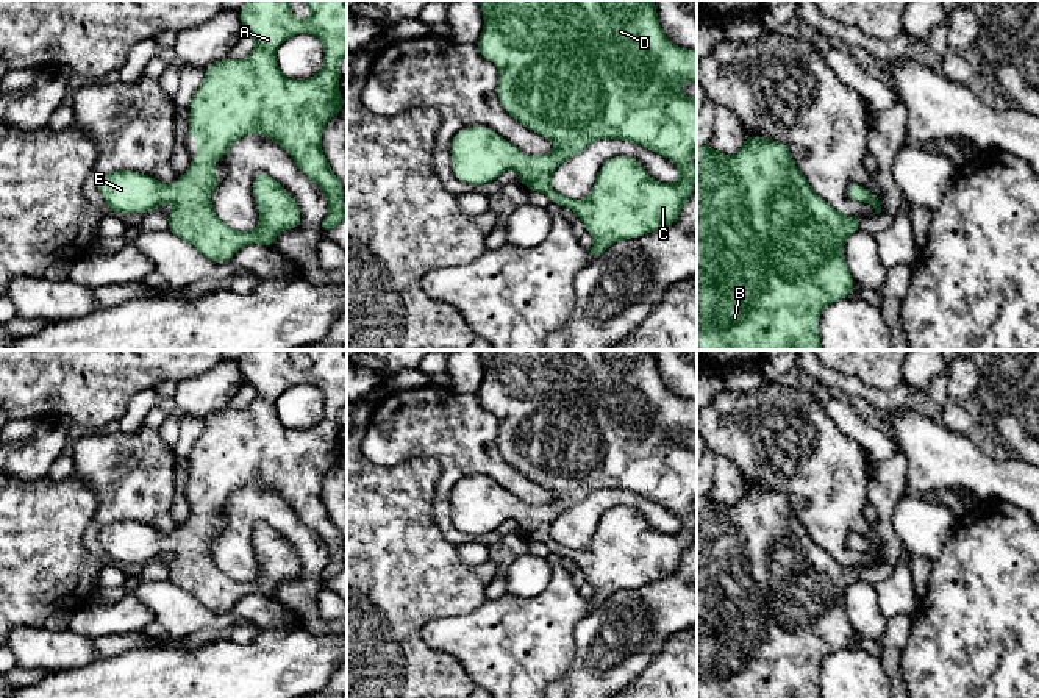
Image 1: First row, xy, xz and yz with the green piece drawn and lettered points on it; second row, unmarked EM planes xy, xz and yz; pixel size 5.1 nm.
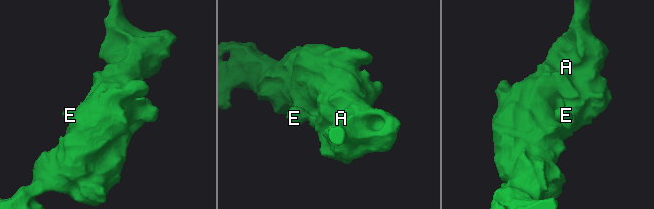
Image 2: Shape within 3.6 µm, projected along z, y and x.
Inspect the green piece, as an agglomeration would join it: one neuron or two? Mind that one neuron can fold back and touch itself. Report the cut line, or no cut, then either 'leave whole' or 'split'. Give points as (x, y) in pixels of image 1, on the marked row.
no cut | leave whole

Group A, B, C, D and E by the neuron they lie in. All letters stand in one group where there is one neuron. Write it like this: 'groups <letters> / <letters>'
groups A B C D E

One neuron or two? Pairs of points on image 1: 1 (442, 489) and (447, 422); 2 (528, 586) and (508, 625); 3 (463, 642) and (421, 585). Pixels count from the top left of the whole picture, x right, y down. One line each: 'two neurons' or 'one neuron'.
1: one neuron
2: two neurons
3: two neurons

